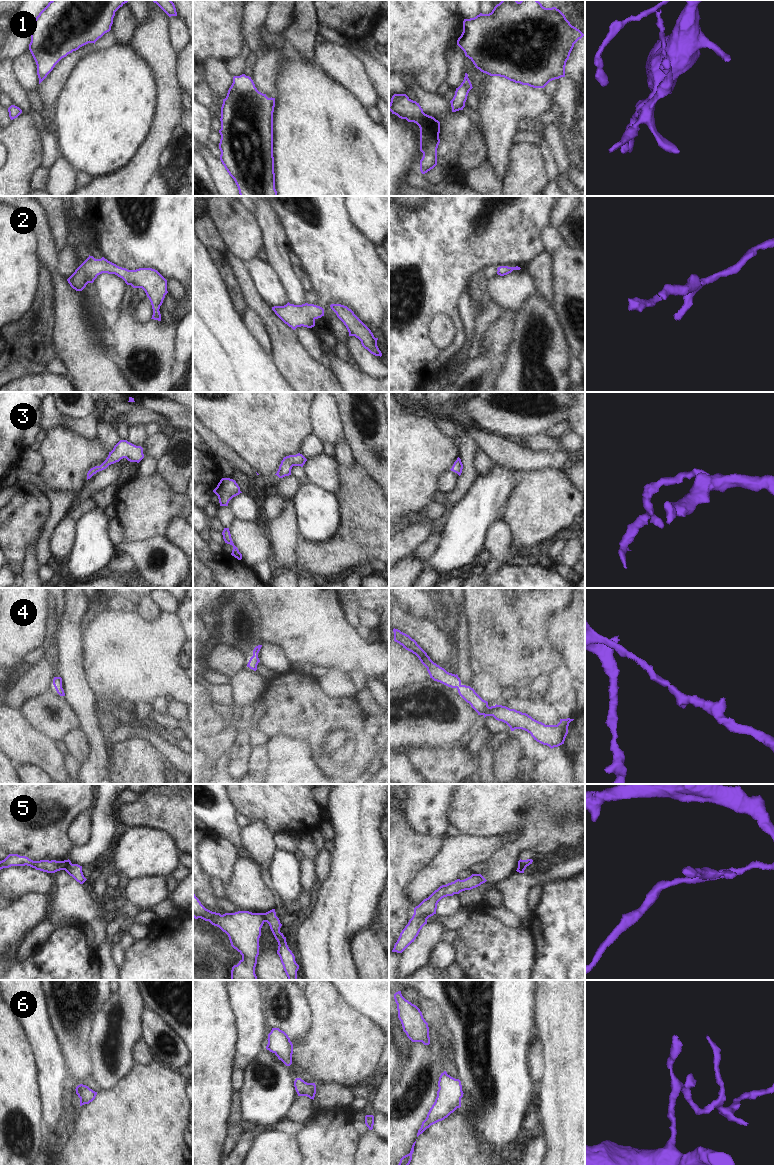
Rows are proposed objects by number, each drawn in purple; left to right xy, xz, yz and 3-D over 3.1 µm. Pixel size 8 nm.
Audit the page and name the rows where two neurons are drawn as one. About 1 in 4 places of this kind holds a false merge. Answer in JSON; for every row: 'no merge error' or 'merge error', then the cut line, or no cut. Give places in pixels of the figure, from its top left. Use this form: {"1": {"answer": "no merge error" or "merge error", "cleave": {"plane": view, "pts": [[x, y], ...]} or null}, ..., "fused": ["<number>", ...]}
{"1": {"answer": "no merge error", "cleave": null}, "2": {"answer": "no merge error", "cleave": null}, "3": {"answer": "no merge error", "cleave": null}, "4": {"answer": "no merge error", "cleave": null}, "5": {"answer": "merge error", "cleave": {"plane": "xz", "pts": [[262, 913], [265, 921]]}}, "6": {"answer": "no merge error", "cleave": null}, "fused": ["5"]}

